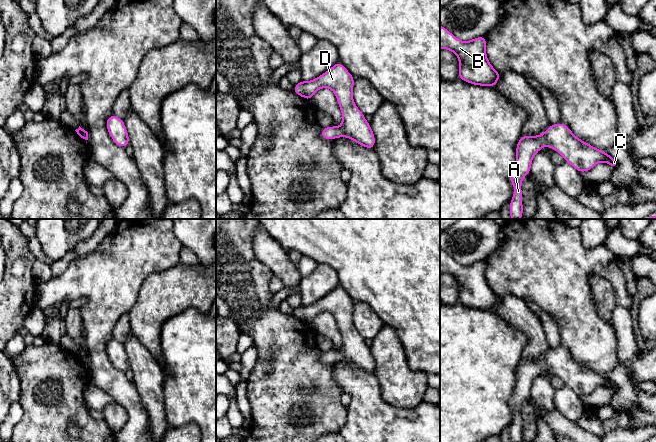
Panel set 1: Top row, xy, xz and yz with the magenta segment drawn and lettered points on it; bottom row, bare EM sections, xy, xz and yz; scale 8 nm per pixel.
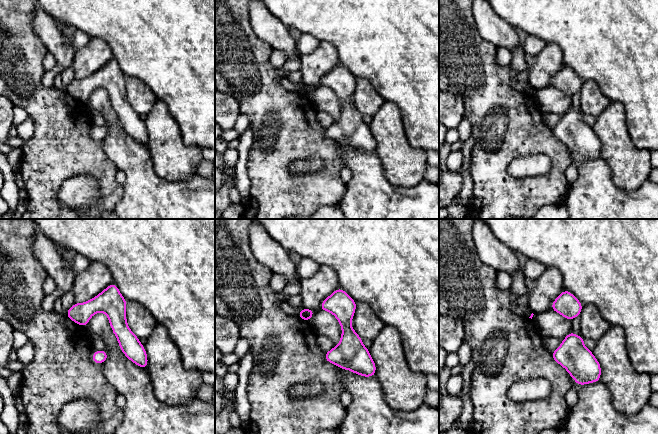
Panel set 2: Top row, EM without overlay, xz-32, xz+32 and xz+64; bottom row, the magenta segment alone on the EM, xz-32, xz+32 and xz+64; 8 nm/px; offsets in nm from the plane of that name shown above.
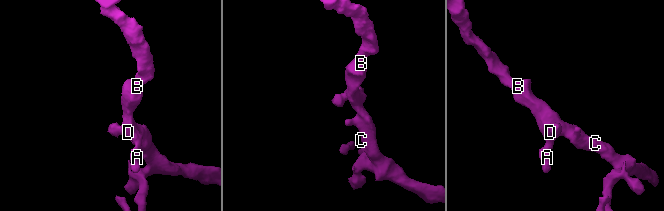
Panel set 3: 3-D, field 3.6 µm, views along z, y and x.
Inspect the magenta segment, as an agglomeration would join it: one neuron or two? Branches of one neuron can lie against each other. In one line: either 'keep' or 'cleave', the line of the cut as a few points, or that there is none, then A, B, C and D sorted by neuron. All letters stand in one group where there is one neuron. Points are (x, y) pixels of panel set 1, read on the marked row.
keep | no cut | A B C D

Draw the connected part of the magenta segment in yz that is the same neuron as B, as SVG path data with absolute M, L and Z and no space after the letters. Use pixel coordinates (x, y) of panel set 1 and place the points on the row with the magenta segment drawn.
M440 25L440 49L450 50L457 55L459 79L473 85L493 87L501 74L492 67L486 56L486 42L486 36L461 41Z

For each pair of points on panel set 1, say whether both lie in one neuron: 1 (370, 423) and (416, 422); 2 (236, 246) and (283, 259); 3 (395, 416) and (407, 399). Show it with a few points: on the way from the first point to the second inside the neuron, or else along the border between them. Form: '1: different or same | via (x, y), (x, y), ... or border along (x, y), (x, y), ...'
1: same | via (381, 423), (405, 423)
2: different | border along (255, 229), (253, 235), (254, 254), (269, 269)
3: different | border along (381, 395), (397, 407), (414, 407), (423, 399)

